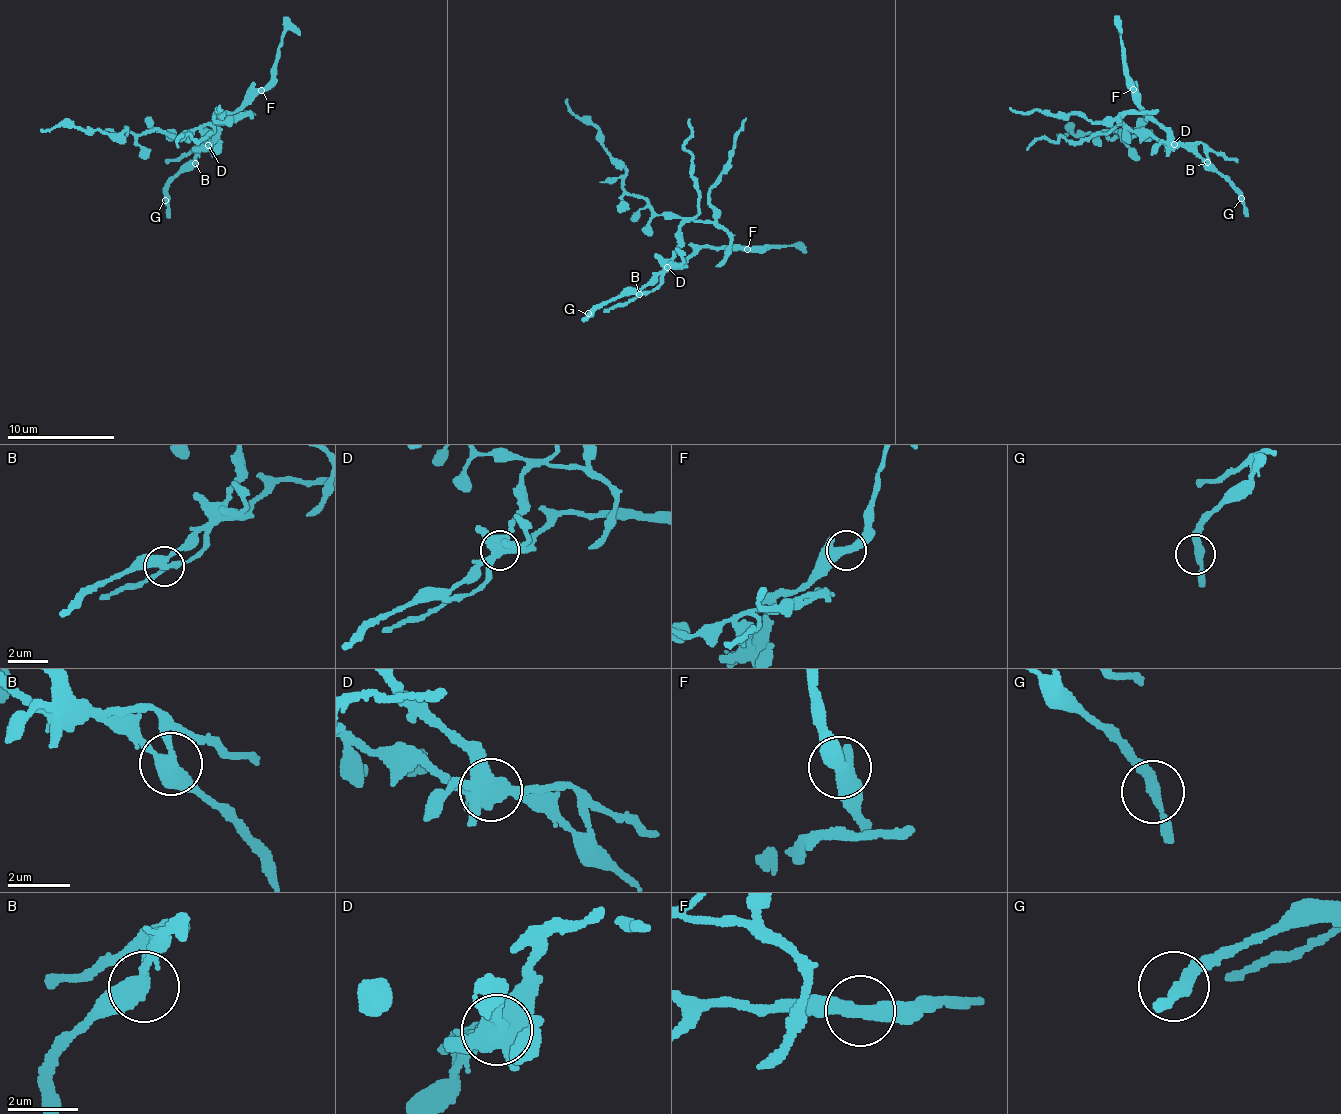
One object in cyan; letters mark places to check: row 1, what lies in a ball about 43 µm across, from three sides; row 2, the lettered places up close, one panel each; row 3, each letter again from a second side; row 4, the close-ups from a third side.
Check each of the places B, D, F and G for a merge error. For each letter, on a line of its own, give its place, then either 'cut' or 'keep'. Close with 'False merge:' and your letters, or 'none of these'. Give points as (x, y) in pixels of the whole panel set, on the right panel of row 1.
B: place (1207, 162); cut
D: place (1174, 144); cut
F: place (1133, 89); keep
G: place (1241, 198); keep
False merge: B, D

